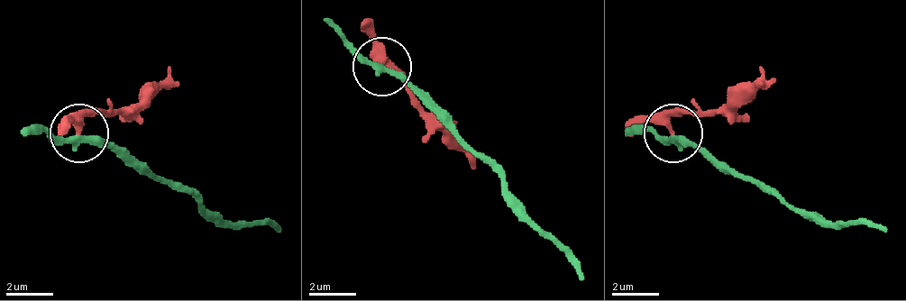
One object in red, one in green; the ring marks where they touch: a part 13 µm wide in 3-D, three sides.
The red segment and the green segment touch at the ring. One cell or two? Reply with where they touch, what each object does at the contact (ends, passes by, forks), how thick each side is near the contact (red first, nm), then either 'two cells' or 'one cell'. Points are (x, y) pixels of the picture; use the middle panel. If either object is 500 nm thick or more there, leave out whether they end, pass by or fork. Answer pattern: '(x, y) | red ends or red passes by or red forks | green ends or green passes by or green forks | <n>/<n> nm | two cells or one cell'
(381, 66) | red passes by | green passes by | 280/280 nm | two cells

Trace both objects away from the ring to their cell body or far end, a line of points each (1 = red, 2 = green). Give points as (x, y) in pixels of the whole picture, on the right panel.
1: (674, 134), (674, 117), (733, 111), (773, 77)
2: (674, 134), (686, 134), (797, 210), (884, 233)

